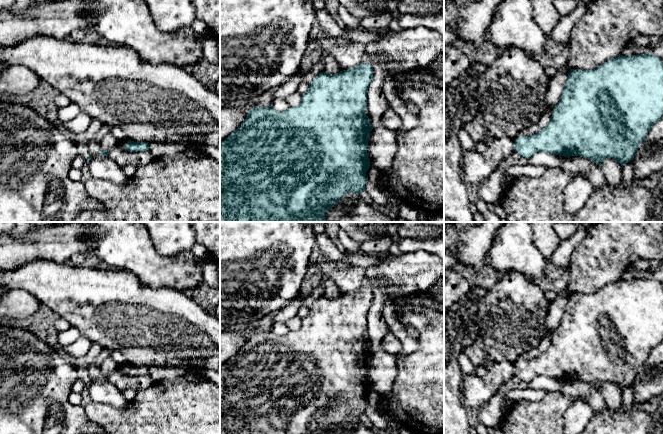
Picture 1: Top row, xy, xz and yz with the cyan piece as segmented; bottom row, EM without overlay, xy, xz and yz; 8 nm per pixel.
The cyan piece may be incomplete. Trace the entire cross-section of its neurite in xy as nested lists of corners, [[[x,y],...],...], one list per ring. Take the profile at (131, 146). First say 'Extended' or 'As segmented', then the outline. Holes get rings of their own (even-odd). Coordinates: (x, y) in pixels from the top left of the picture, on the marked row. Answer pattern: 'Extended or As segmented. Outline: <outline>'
As segmented. Outline: [[[128,140],[125,151],[130,151],[130,152],[148,151],[148,148],[149,144],[146,142],[134,142]]]

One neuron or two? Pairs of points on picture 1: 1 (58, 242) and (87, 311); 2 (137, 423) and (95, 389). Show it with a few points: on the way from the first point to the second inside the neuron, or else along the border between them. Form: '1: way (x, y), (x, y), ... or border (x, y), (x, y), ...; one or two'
1: border (43, 259), (68, 262); two
2: border (94, 401), (116, 407), (122, 407), (127, 403); two

